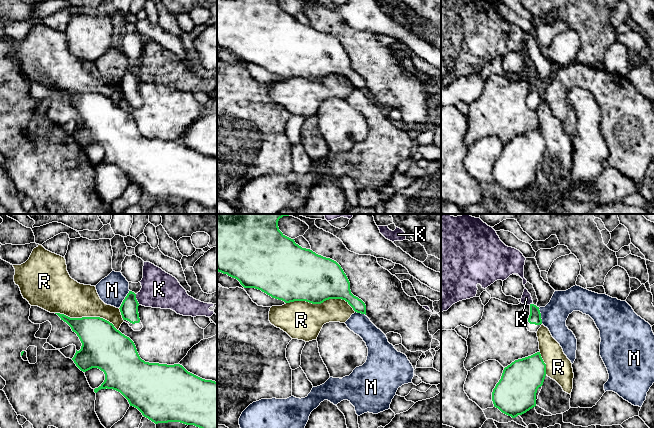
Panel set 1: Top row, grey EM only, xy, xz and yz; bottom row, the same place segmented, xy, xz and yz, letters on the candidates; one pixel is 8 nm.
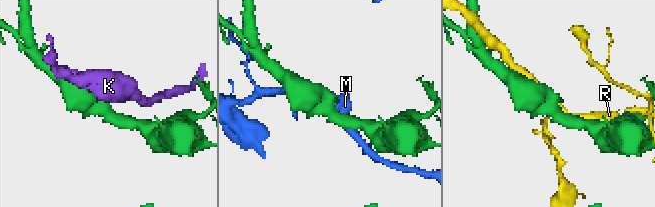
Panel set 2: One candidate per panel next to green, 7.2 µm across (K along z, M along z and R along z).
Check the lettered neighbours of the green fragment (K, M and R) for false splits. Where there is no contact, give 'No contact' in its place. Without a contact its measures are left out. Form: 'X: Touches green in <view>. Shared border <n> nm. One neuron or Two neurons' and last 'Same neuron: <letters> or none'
K: Touches green in xy. Shared border 90 nm. Two neurons
M: Touches green in xy. Shared border 170 nm. Two neurons
R: Touches green in xz. Shared border 550 nm. Two neurons
Same neuron: none

